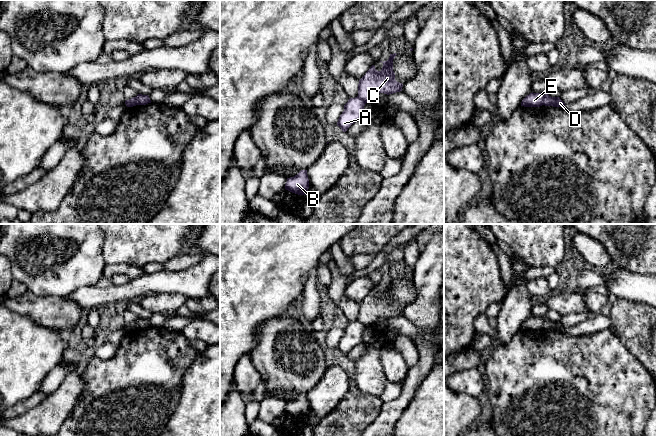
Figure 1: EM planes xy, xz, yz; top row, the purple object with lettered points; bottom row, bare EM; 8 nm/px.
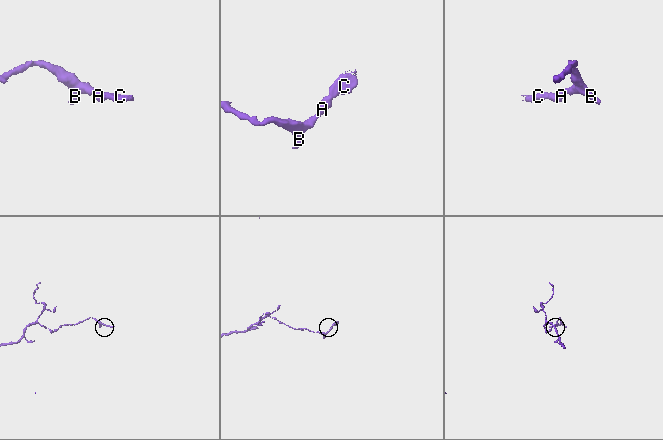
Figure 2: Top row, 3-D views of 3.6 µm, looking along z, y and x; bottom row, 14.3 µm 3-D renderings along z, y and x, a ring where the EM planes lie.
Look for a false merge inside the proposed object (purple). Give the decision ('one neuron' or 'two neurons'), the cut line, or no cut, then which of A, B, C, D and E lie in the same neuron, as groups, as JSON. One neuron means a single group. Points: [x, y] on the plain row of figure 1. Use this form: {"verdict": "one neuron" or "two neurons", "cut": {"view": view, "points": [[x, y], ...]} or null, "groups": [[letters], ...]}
{"verdict": "two neurons", "cut": {"view": "yz", "points": [[544, 319], [542, 328]]}, "groups": [["A", "B", "D"], ["C", "E"]]}

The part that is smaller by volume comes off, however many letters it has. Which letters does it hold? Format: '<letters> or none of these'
C, E

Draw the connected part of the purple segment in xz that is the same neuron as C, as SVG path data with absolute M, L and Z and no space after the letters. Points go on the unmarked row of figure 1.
M390 278L387 285L382 286L380 295L372 289L366 298L359 304L358 321L366 327L373 325L379 317L393 318L402 315L403 308L395 304L393 283L397 278Z

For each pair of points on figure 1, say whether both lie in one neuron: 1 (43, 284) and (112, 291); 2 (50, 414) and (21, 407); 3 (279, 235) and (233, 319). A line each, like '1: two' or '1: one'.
1: two
2: two
3: one

